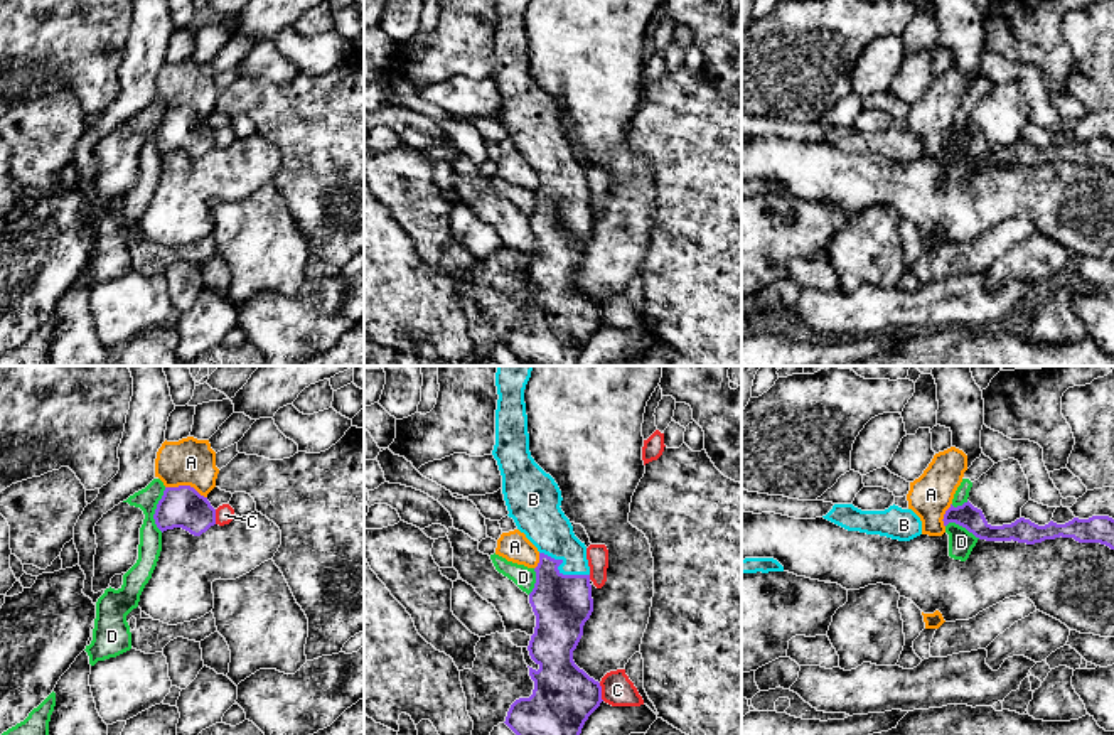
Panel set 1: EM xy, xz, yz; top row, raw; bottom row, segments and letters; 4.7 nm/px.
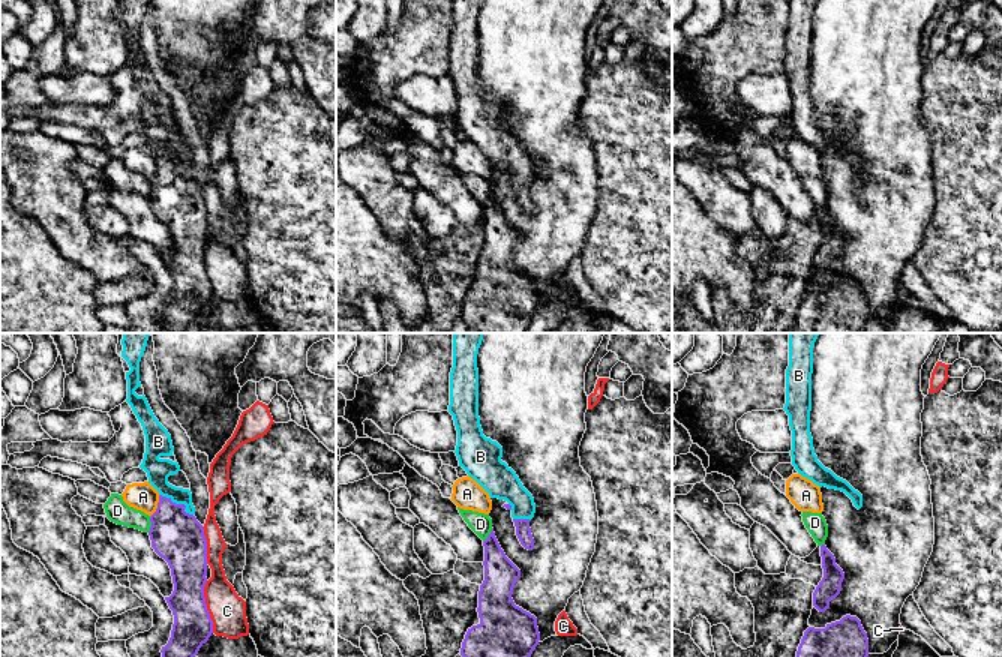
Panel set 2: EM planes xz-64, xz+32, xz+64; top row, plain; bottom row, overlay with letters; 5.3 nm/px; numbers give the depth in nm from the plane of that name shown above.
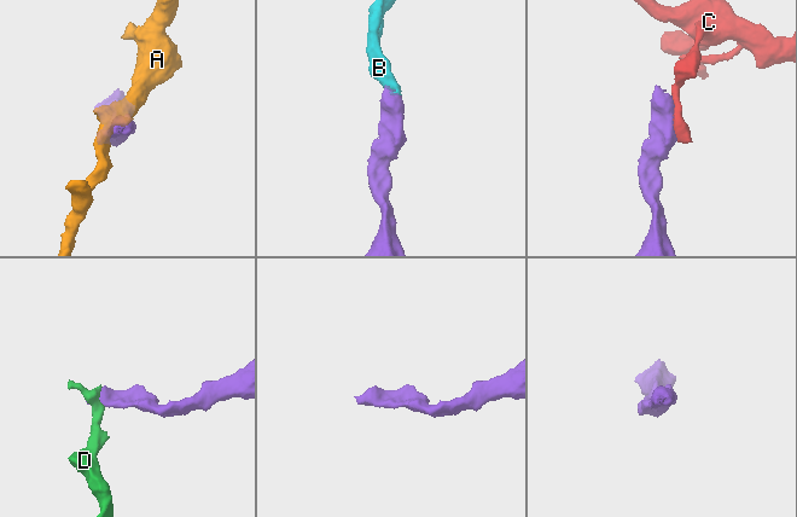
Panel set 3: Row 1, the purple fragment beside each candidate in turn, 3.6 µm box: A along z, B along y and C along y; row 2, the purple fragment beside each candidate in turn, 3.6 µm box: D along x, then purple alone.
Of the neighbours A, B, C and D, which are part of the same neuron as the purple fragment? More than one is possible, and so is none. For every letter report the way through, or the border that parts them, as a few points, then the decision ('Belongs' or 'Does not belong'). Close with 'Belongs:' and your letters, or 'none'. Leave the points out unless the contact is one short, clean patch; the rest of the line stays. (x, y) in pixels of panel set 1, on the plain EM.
A: Boundary: xy (166, 108), (192, 108), (206, 120). Does not belong
B: Path across: xz (562, 226), (558, 193), (562, 176), (545, 147). Belongs
C: Does not belong
D: Boundary: xy (166, 110), (154, 137), (154, 145), (160, 154). Does not belong
Belongs: B

